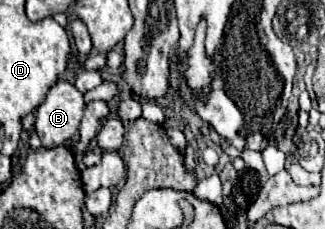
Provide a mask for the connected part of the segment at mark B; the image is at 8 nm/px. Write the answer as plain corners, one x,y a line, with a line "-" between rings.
59,80
35,114
35,132
43,148
55,148
71,140
79,130
83,108
83,94
67,80

